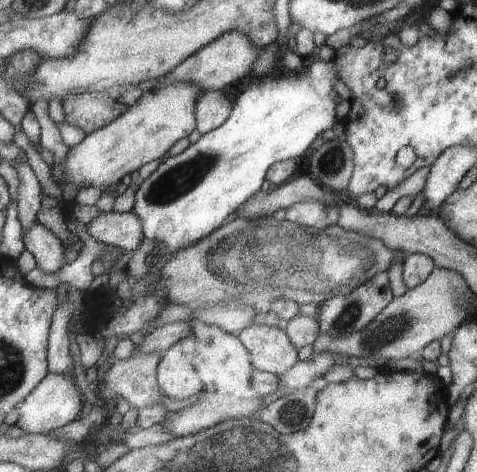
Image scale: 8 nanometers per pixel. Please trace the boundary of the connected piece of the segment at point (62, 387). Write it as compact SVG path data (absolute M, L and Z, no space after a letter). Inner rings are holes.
M51 372L18 408L20 418L17 425L28 433L49 433L70 424L72 420L80 419L86 402L85 385L81 385L81 381L77 383L77 378L80 377L72 373L65 375Z

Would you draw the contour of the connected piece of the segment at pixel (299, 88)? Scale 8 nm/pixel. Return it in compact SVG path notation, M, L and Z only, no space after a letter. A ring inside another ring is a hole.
M314 56L306 61L304 69L306 72L302 73L284 69L280 74L264 77L258 83L250 83L234 102L224 124L204 133L196 143L180 154L170 155L163 160L136 189L134 206L130 211L140 219L144 237L166 244L166 260L220 228L230 214L234 214L261 190L272 163L298 158L308 150L318 134L340 122L336 117L334 98L338 94L333 82L336 79L341 80L341 77L335 68L334 59L324 62Z

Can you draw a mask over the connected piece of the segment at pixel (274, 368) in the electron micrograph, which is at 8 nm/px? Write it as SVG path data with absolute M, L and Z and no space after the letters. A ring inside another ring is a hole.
M250 324L237 337L248 349L252 364L258 370L283 375L299 361L299 350L280 327Z

